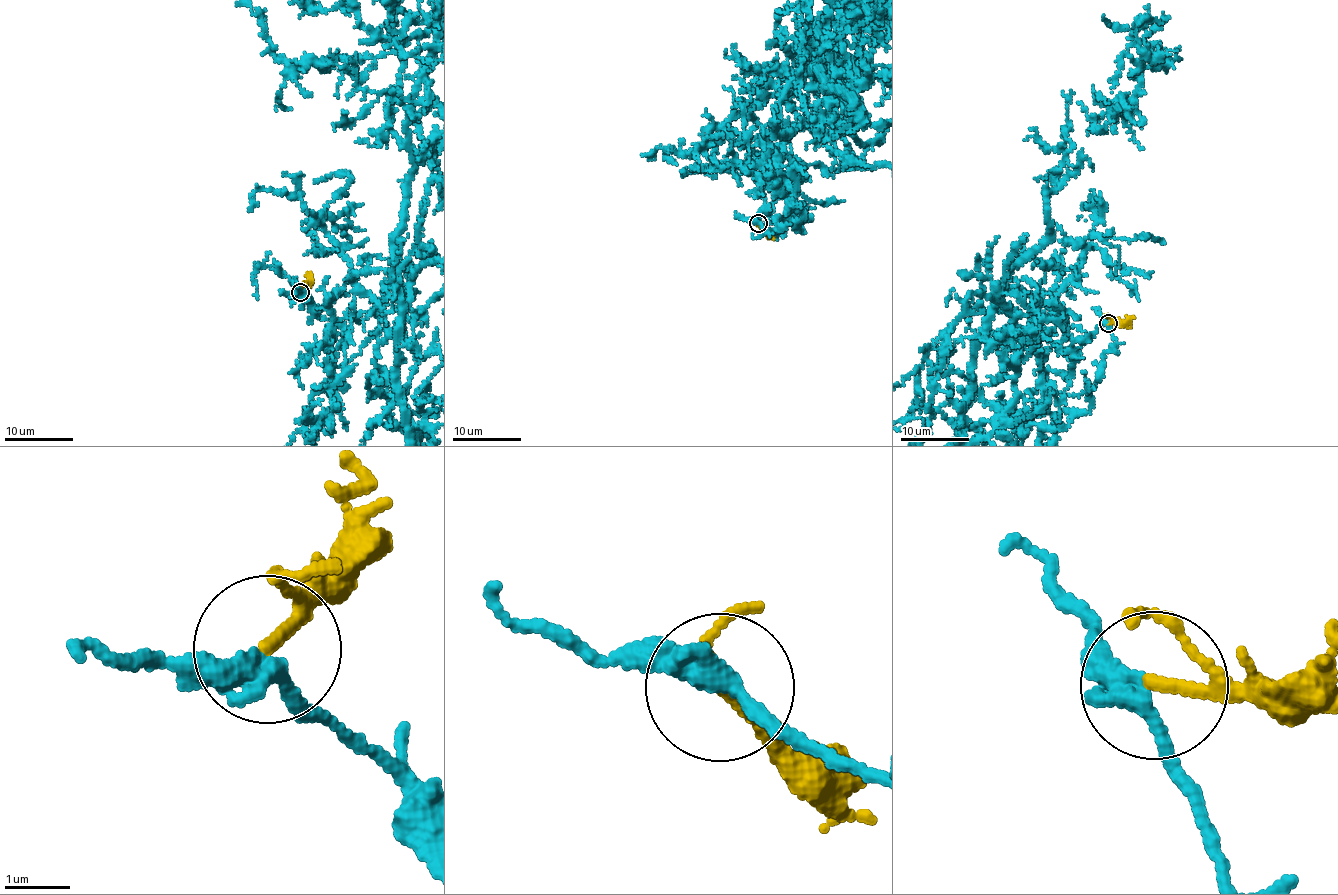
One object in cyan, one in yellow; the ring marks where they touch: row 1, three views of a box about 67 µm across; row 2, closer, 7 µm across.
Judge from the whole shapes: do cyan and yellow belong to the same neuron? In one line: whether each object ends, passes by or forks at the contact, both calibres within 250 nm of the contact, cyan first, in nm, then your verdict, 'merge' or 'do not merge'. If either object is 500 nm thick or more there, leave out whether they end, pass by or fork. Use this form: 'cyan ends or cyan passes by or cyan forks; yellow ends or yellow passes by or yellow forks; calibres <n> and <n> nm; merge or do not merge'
cyan passes by; yellow ends; calibres 360 and 180 nm; do not merge

